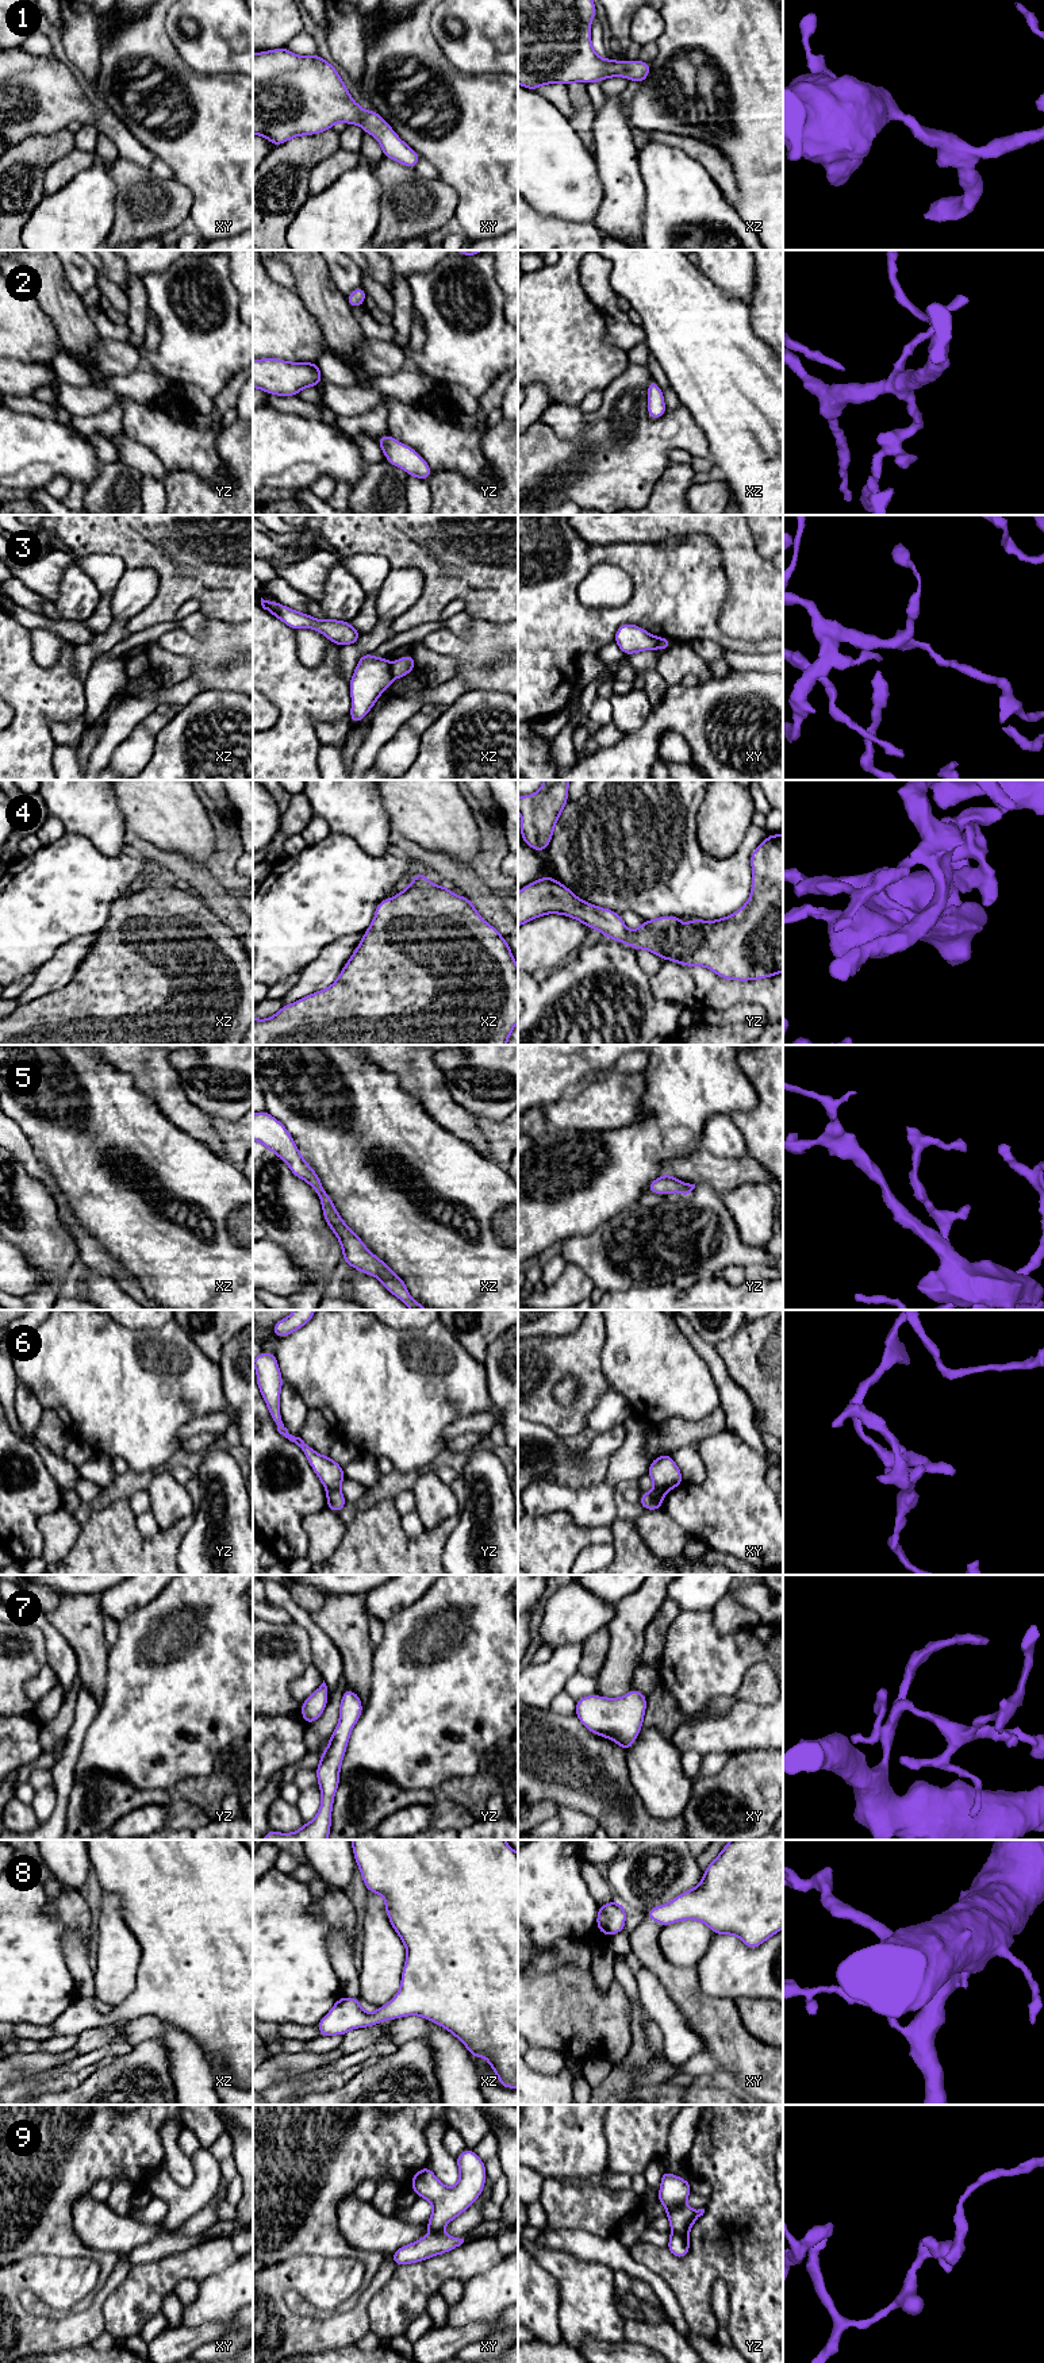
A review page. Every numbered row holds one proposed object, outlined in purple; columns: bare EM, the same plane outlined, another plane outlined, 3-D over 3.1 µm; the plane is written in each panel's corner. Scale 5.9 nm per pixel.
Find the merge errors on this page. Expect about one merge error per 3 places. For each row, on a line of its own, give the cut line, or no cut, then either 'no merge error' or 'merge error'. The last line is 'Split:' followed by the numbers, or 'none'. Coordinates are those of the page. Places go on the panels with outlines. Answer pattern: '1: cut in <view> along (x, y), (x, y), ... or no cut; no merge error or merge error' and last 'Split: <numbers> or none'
1: no cut; no merge error
2: no cut; no merge error
3: cut in xz along (390, 665), (390, 672), (394, 676); merge error
4: no cut; no merge error
5: no cut; no merge error
6: cut in yz along (338, 1489), (327, 1491); merge error
7: no cut; no merge error
8: no cut; no merge error
9: cut in yz along (672, 2231), (687, 2235); merge error
Split: 3, 6, 9

